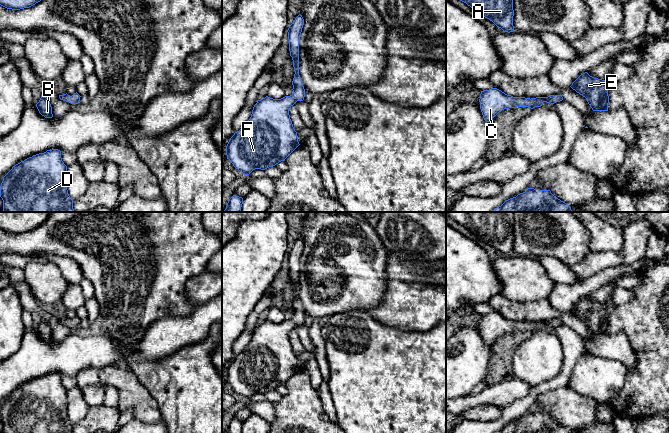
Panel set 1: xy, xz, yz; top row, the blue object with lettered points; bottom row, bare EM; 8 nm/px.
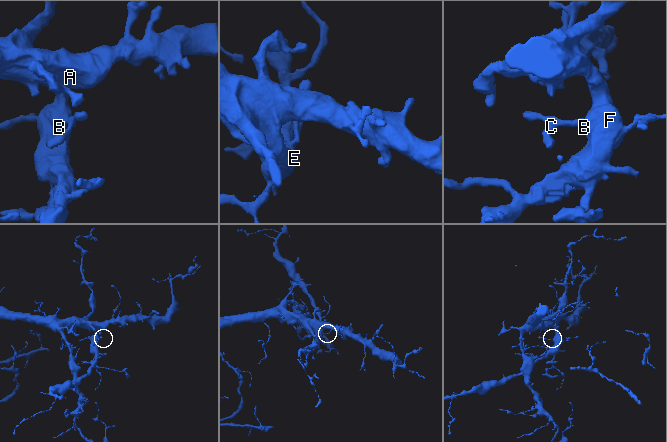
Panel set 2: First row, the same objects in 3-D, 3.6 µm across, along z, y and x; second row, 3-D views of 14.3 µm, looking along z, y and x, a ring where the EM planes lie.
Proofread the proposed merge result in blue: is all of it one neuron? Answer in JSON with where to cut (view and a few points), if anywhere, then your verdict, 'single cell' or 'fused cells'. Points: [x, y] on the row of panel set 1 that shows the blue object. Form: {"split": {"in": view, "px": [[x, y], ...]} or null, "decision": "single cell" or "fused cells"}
{"split": null, "decision": "single cell"}

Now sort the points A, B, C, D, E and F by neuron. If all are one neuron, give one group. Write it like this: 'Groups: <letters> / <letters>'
Groups: A B C D E F

